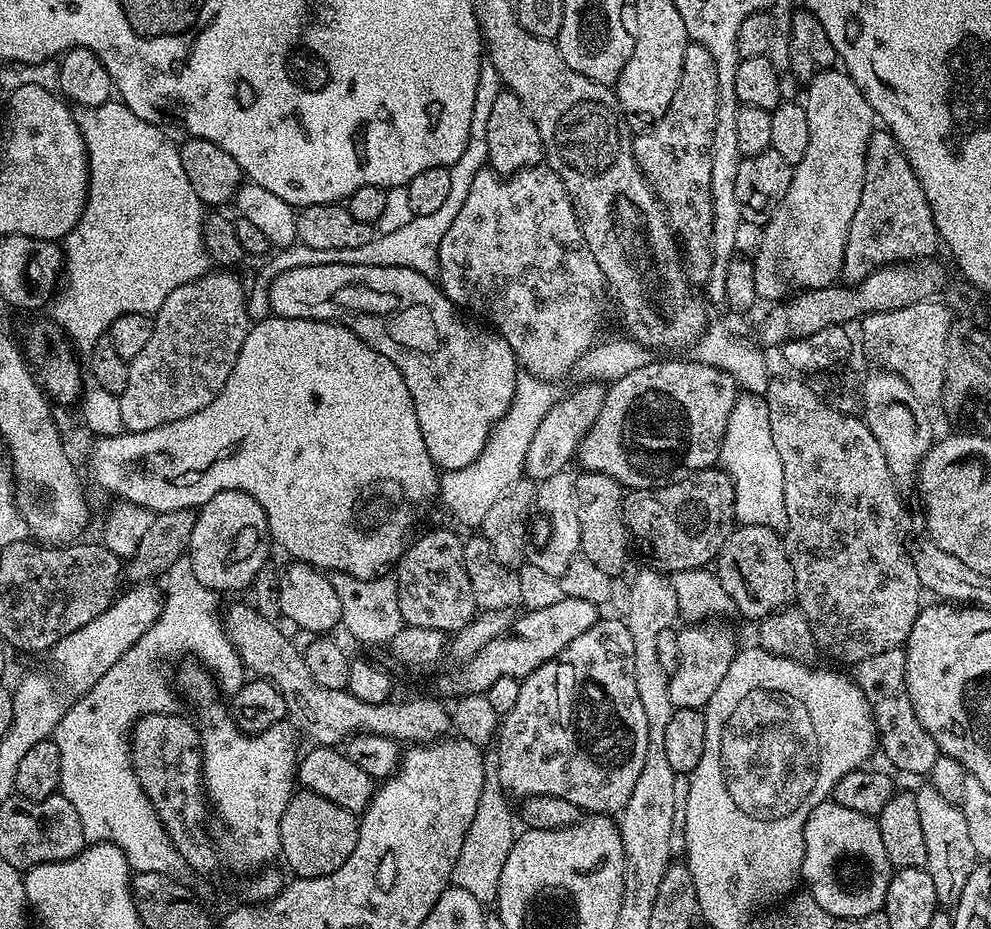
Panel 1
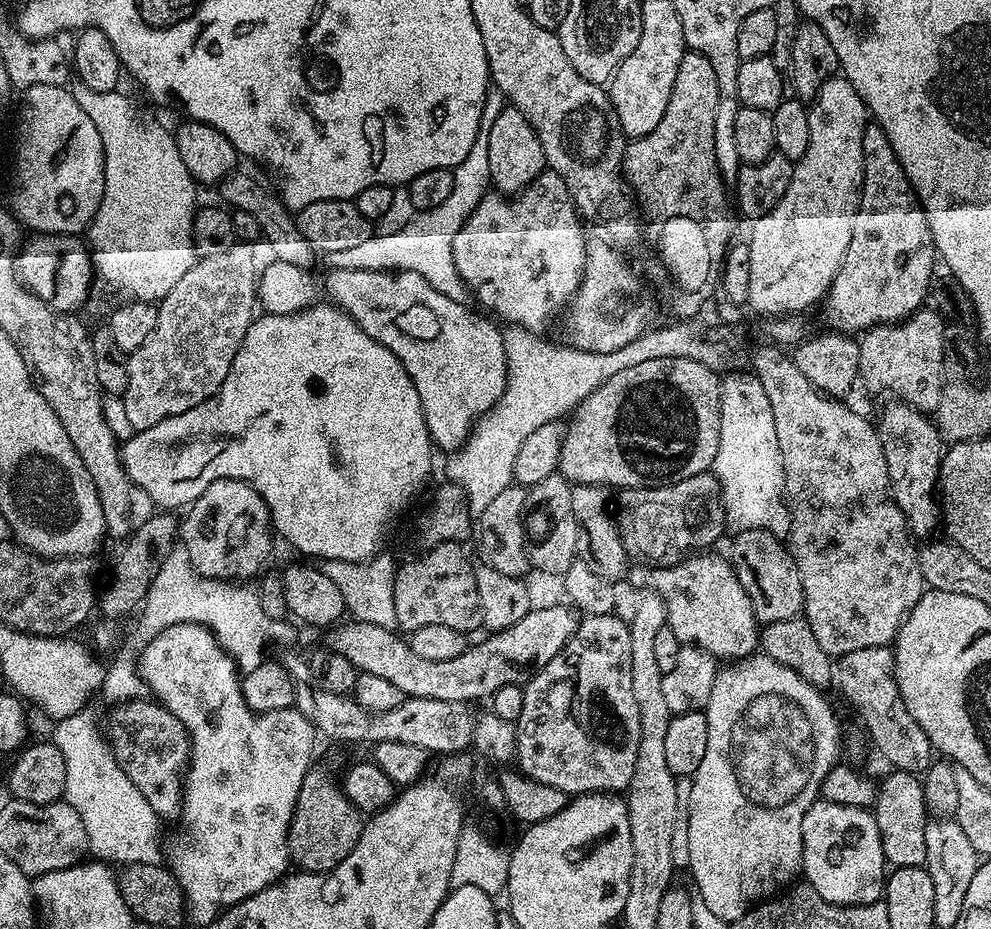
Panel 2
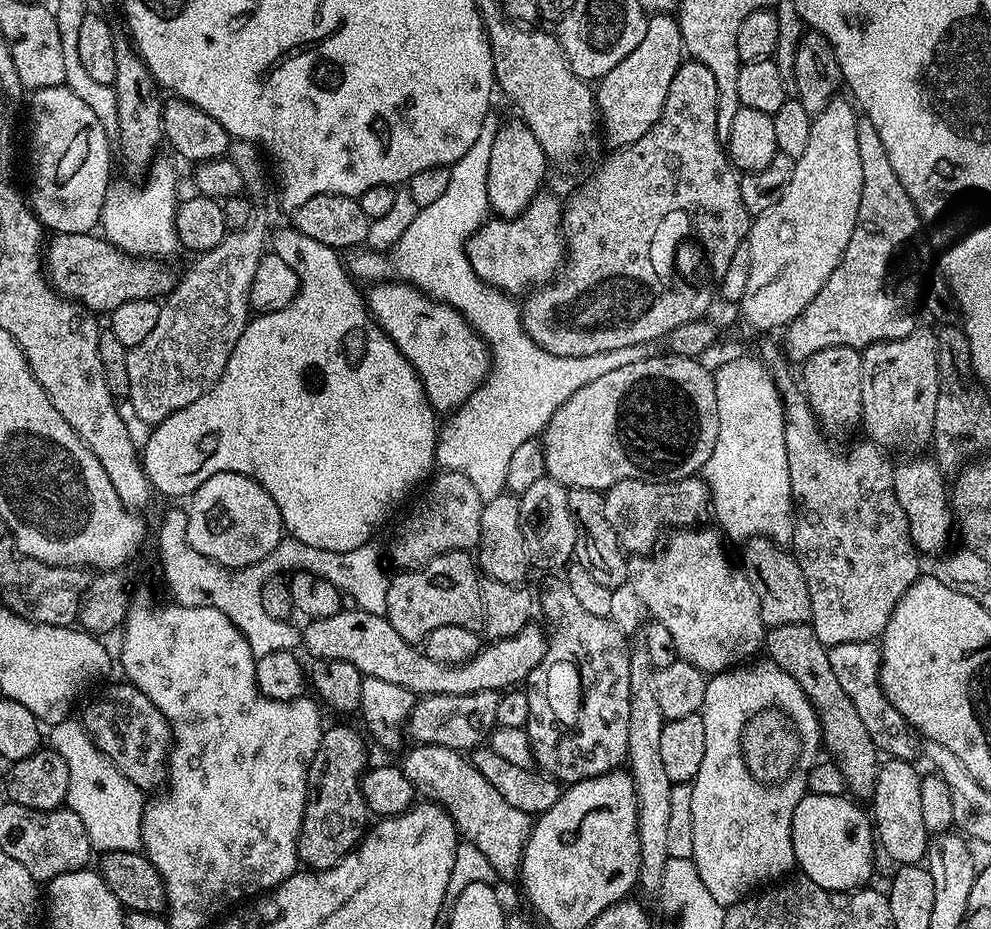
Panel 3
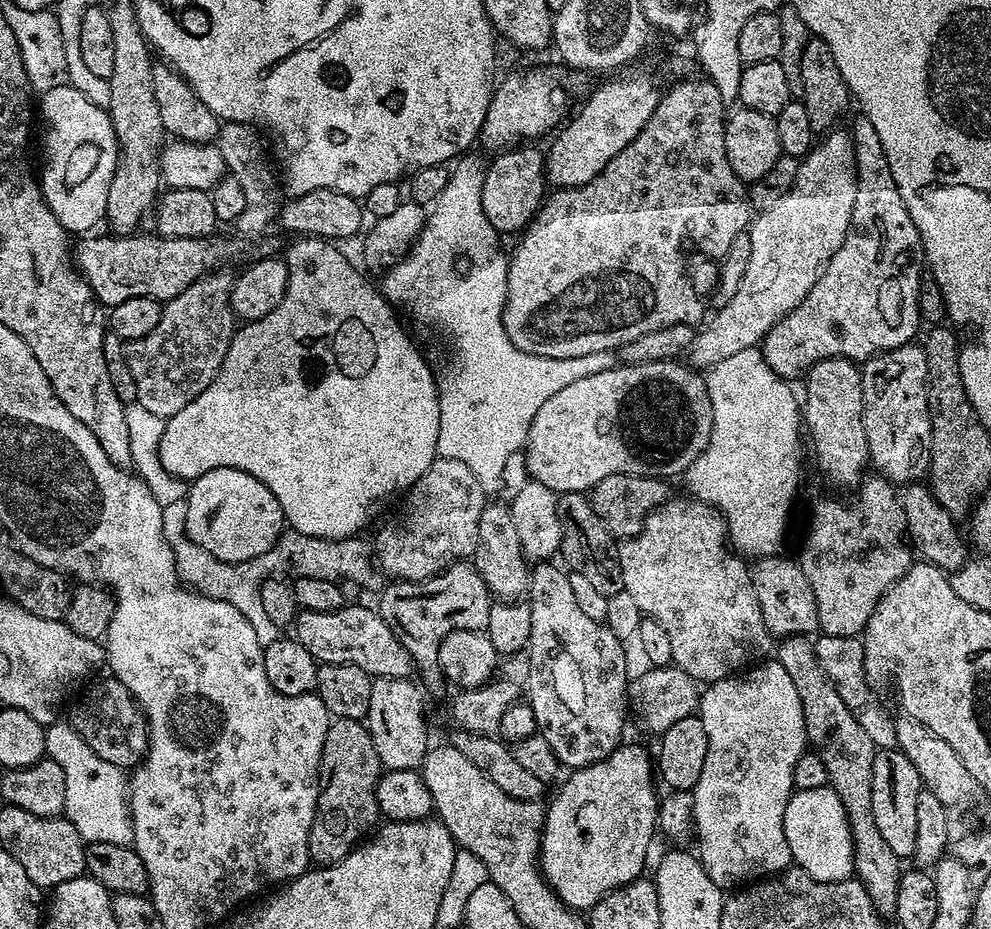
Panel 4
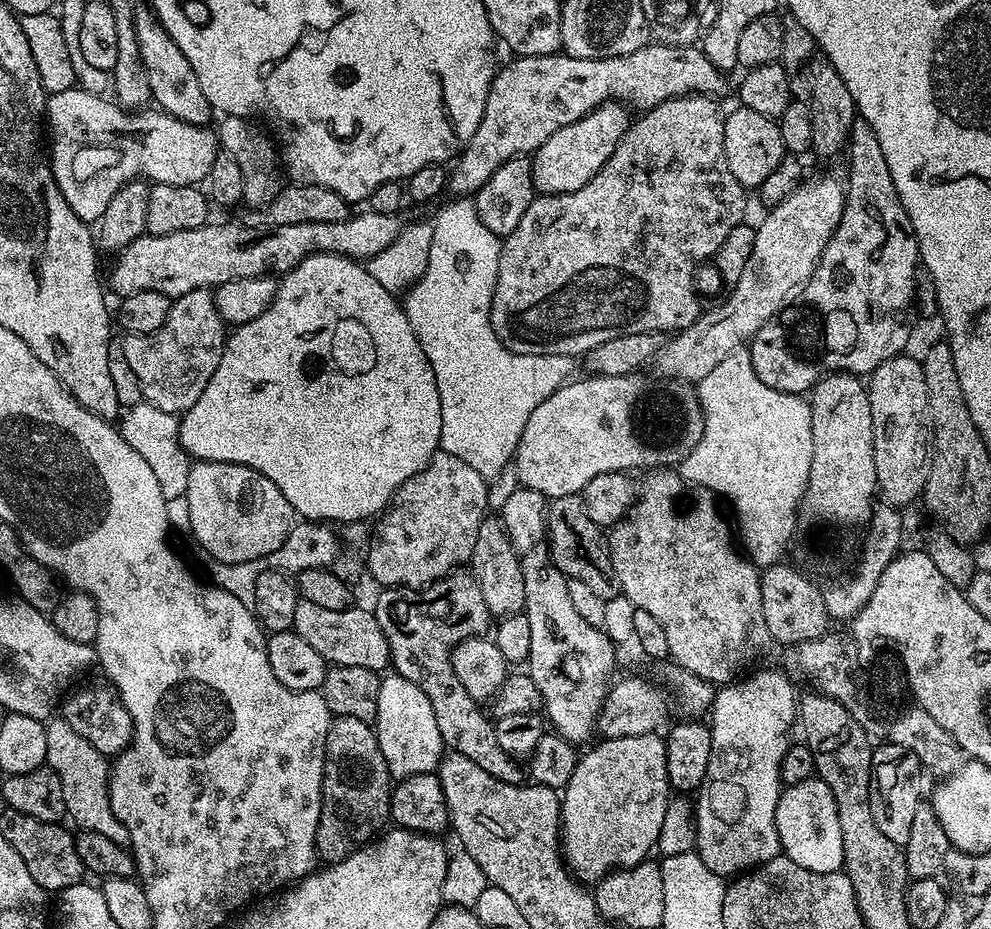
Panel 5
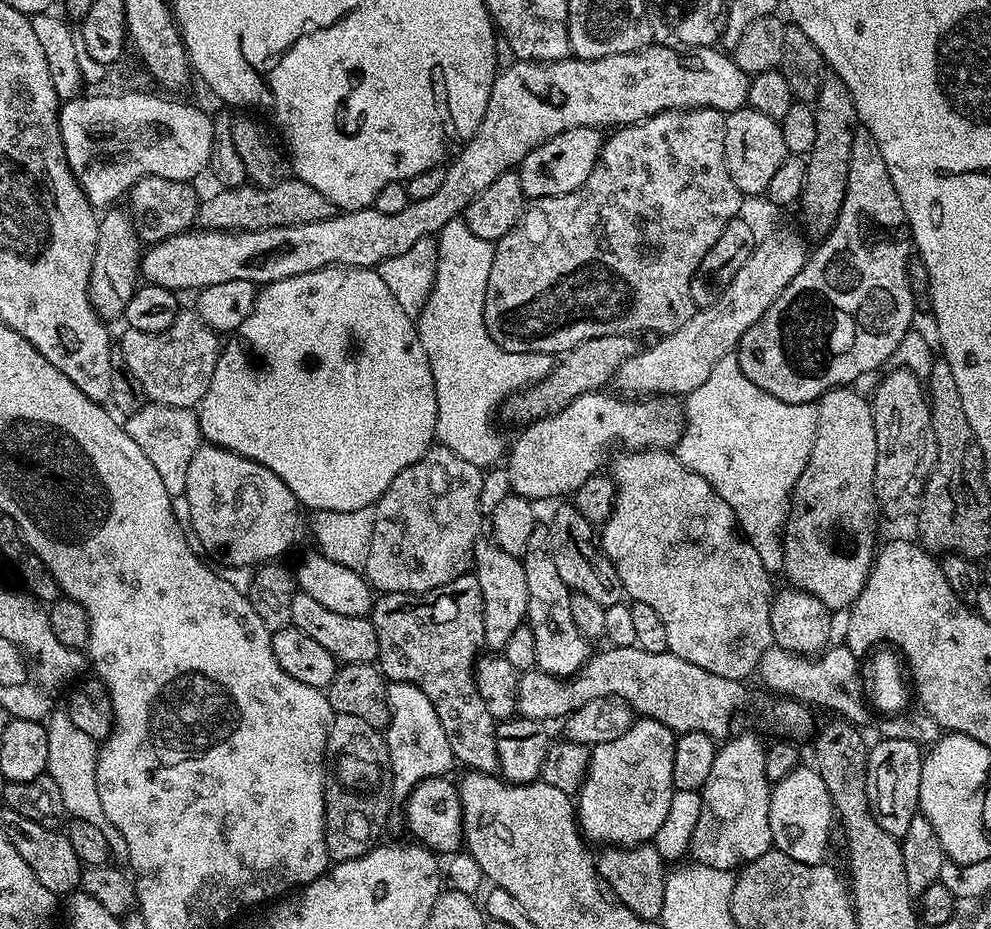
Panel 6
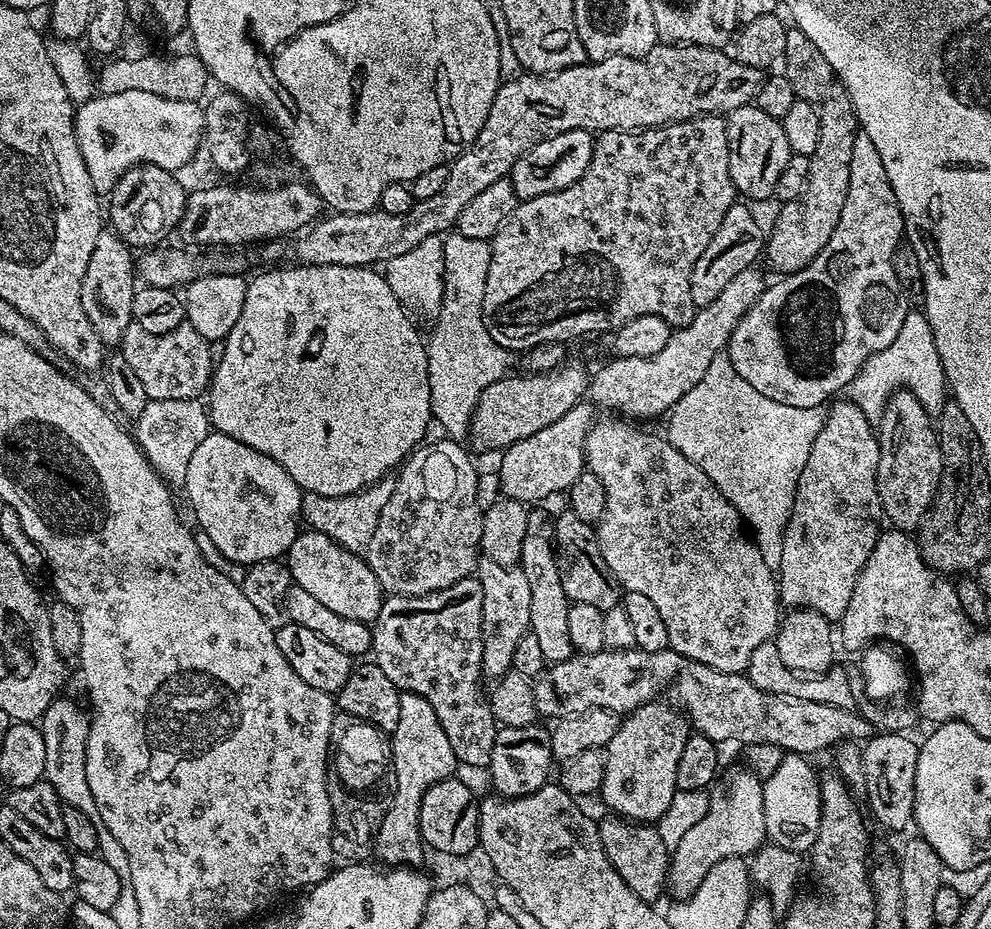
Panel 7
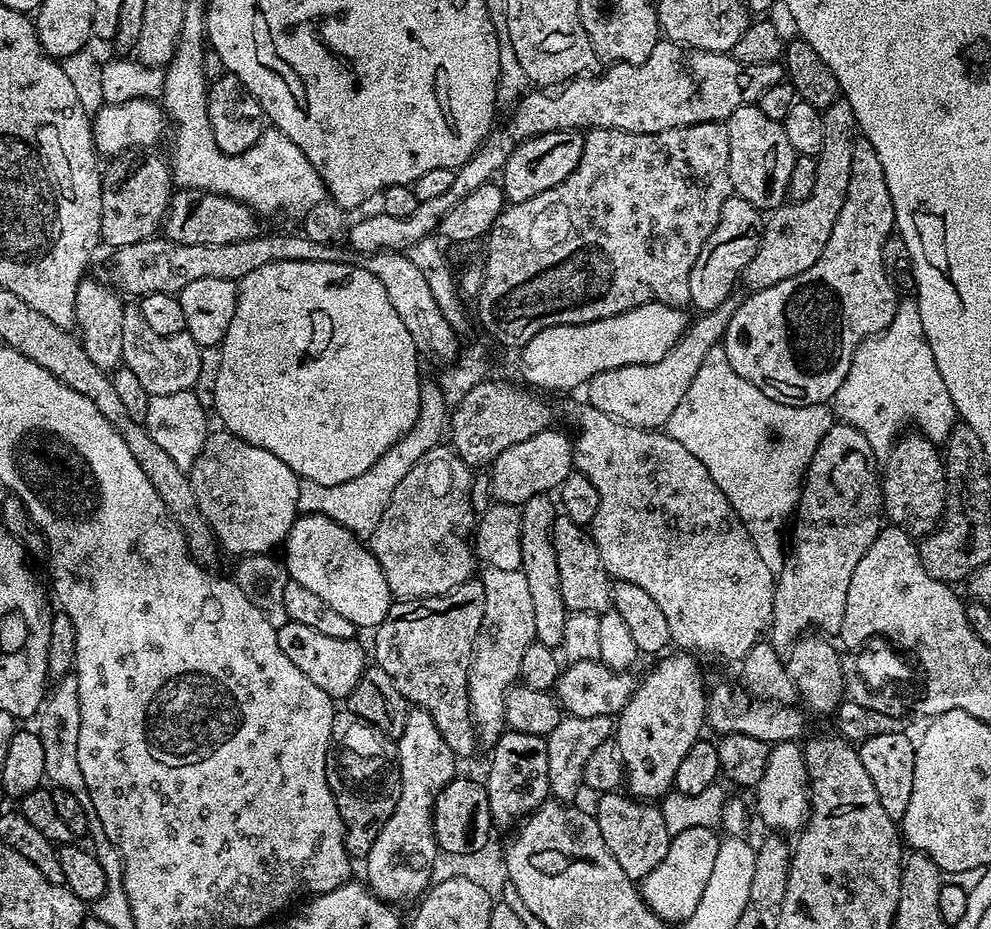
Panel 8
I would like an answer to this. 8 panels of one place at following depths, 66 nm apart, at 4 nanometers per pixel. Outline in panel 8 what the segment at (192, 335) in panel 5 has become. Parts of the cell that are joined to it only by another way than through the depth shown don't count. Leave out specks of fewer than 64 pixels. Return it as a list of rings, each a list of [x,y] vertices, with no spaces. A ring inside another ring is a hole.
[[[125,307],[124,341],[122,342],[123,367],[134,370],[142,386],[146,386],[149,396],[175,394],[179,391],[195,389],[200,380],[200,371],[204,368],[204,360],[198,353],[198,345],[190,338],[169,338],[162,334],[154,334],[150,326],[146,326],[146,318],[142,318],[139,307]]]

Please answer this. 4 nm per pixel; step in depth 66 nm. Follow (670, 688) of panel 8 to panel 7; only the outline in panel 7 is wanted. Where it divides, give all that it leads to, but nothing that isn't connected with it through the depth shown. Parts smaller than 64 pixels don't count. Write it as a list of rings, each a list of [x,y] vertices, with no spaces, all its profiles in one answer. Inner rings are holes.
[[[660,703],[644,704],[627,713],[621,719],[614,738],[606,745],[599,799],[604,799],[609,813],[633,822],[665,819],[670,802],[678,791],[678,758],[682,758],[682,750],[690,735],[690,725],[683,711]]]

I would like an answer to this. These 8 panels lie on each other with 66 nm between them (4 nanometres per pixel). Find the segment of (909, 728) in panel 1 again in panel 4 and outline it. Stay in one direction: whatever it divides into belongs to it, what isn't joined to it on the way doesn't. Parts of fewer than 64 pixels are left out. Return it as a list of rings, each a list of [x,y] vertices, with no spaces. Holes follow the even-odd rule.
[[[820,634],[815,637],[814,643],[822,670],[826,670],[830,682],[834,682],[838,694],[842,694],[842,702],[846,702],[846,706],[850,706],[854,718],[858,718],[858,722],[862,722],[862,730],[866,730],[866,734],[870,734],[877,749],[893,747],[896,744],[896,729],[890,722],[888,725],[888,712],[876,701],[875,694],[877,695],[877,693],[866,678],[863,639],[854,636]]]

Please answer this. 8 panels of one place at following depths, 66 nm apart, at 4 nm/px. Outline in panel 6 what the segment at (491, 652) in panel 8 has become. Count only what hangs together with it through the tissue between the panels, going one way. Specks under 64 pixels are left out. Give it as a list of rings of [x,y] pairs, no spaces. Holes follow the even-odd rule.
[[[490,538],[476,542],[472,555],[474,575],[478,586],[482,586],[482,606],[484,607],[484,648],[503,650],[510,642],[510,634],[518,630],[528,619],[528,595],[526,594],[526,570],[521,557],[506,554]]]

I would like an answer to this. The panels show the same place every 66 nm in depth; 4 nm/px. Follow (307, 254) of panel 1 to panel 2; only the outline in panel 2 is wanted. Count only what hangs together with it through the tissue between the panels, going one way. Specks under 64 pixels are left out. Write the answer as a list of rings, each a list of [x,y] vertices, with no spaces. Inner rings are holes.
[[[495,86],[489,87],[486,100],[482,106],[482,122],[478,130],[478,138],[474,138],[474,146],[470,146],[470,154],[462,158],[460,165],[452,169],[454,174],[454,190],[450,190],[446,202],[442,206],[434,206],[434,210],[414,215],[406,226],[392,234],[380,236],[373,234],[366,242],[347,250],[334,250],[323,253],[322,260],[328,263],[329,269],[345,268],[346,270],[374,270],[375,272],[413,272],[422,274],[434,290],[446,294],[450,298],[463,301],[466,289],[458,270],[454,266],[454,234],[470,218],[474,206],[486,195],[490,184],[490,150],[488,149],[488,131],[494,126],[494,118],[498,118],[500,109],[505,107],[504,95]]]

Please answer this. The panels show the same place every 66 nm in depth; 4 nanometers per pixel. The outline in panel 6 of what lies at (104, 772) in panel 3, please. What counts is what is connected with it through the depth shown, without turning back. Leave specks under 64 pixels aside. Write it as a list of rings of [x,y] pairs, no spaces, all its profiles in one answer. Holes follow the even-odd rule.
[[[64,710],[49,715],[46,720],[46,727],[48,729],[46,742],[50,745],[50,758],[48,759],[46,775],[54,778],[54,782],[58,782],[58,790],[62,790],[62,802],[66,806],[68,816],[91,822],[97,830],[102,830],[102,834],[106,834],[111,859],[116,862],[127,861],[126,838],[122,838],[122,834],[118,834],[118,830],[114,830],[110,818],[106,818],[106,810],[102,810],[102,798],[98,798],[98,782],[96,781],[97,741],[92,740],[90,734],[85,734],[78,726],[74,726],[74,722],[70,720],[67,711]]]

